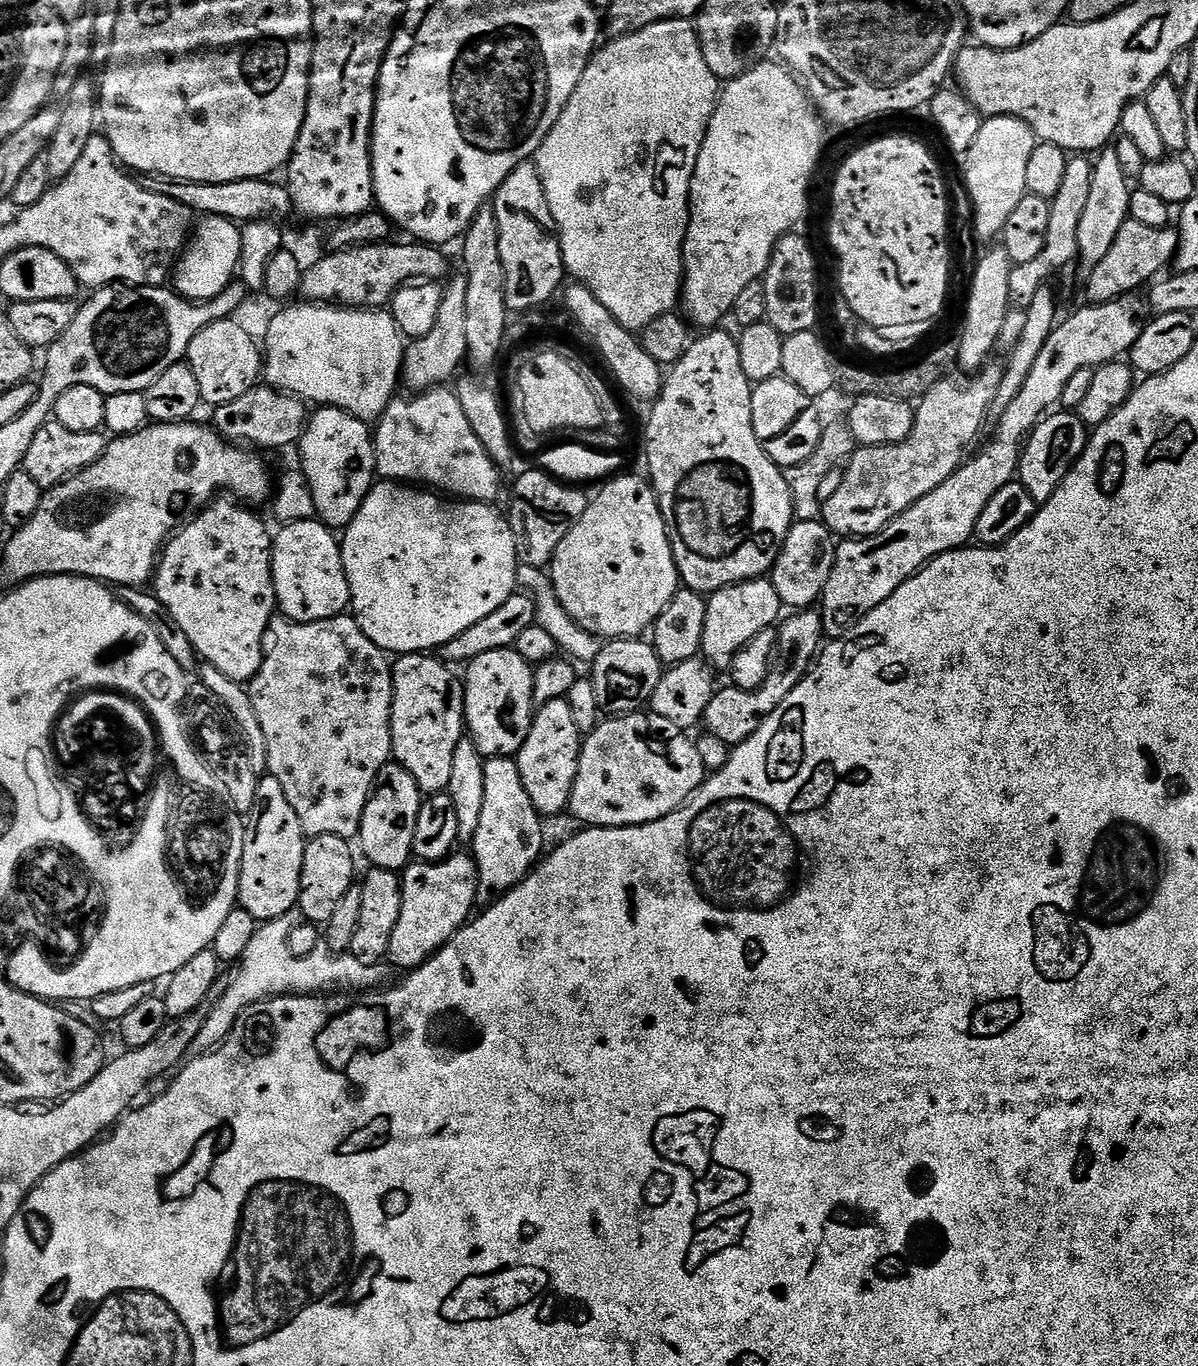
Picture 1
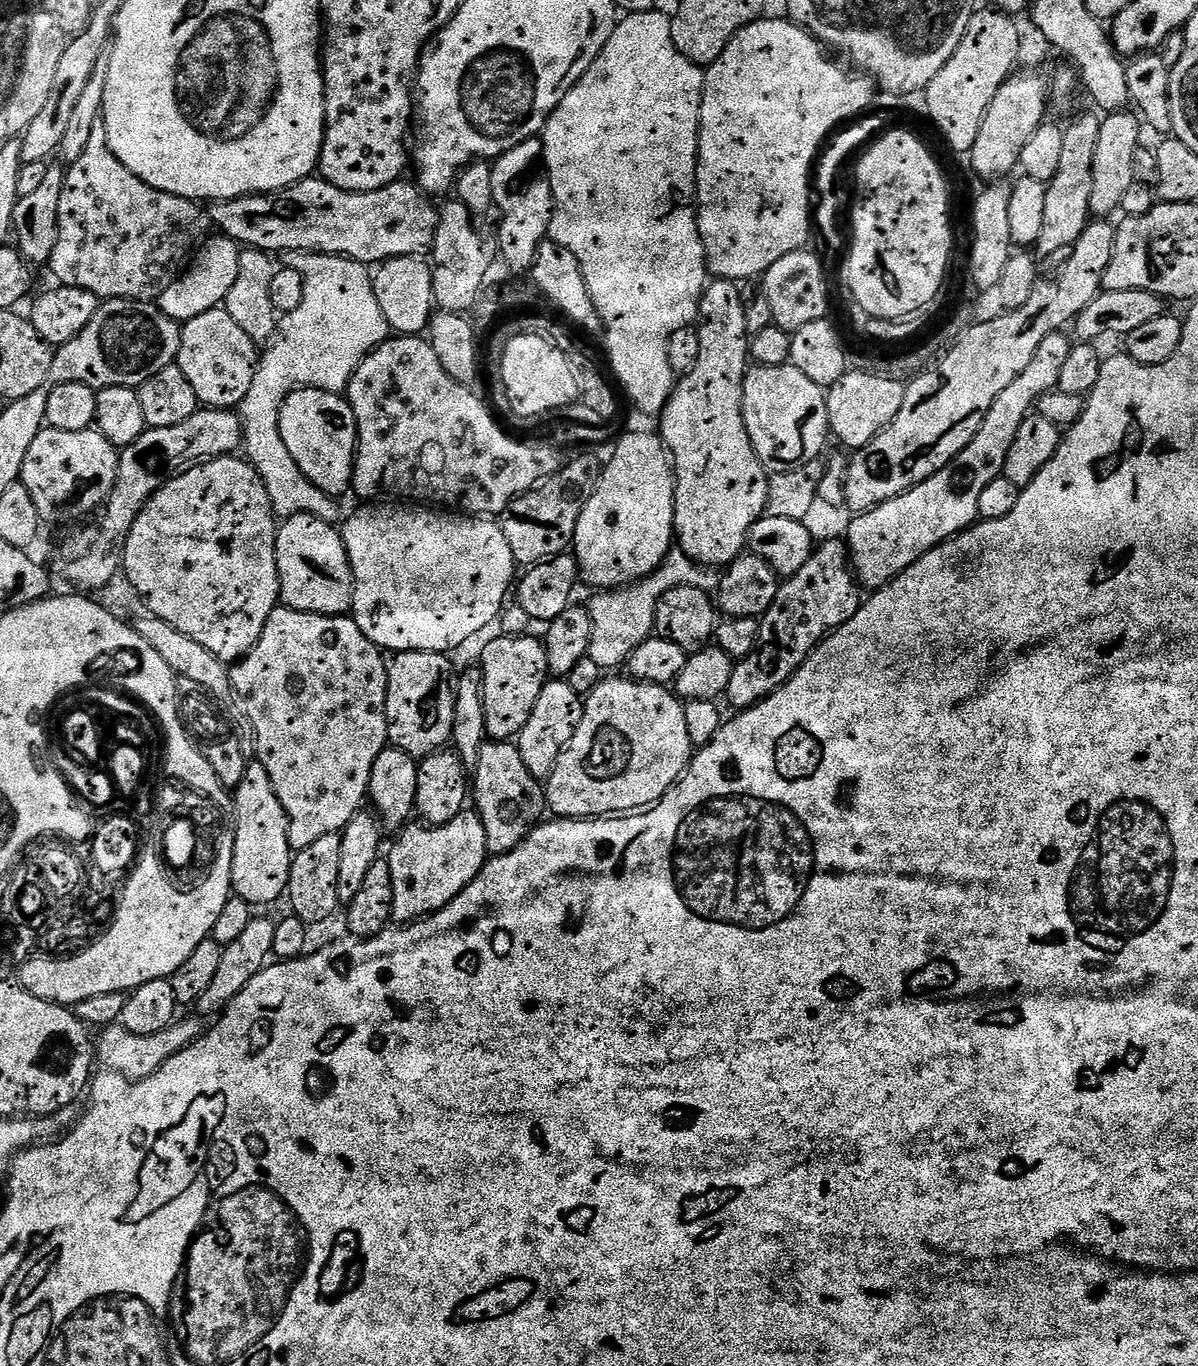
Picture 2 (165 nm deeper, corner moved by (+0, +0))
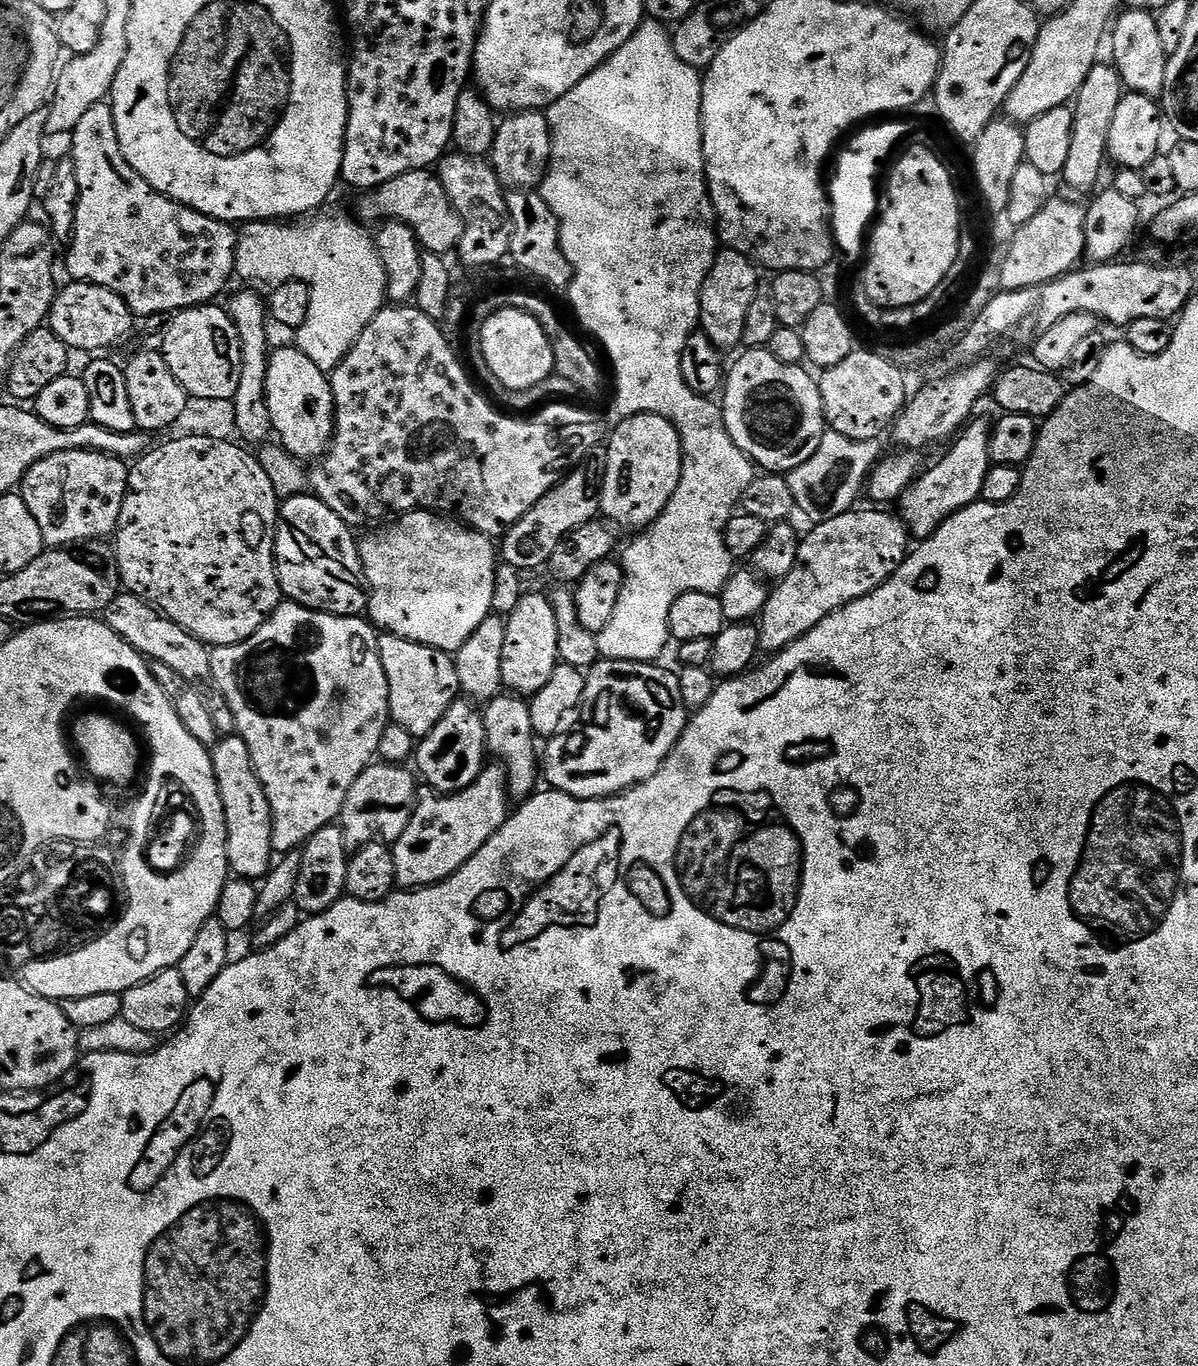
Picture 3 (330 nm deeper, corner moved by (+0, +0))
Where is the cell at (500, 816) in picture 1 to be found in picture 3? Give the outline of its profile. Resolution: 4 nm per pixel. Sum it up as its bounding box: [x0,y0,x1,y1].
[482,694,542,802]

